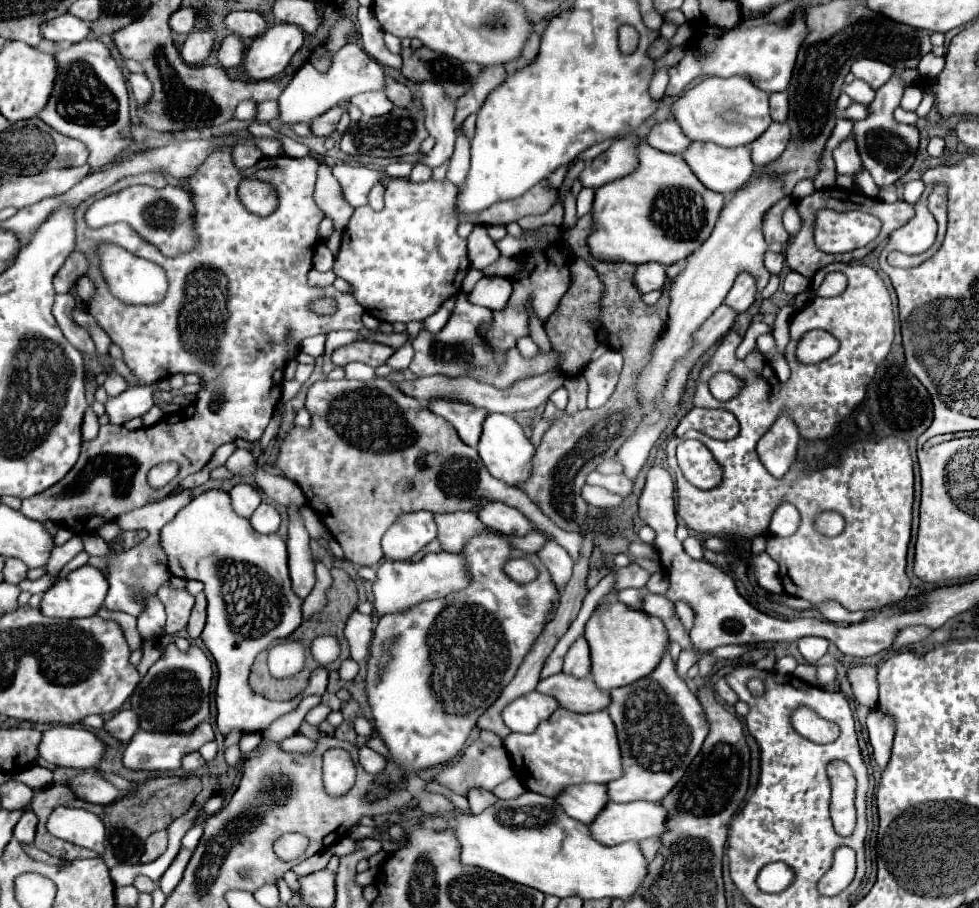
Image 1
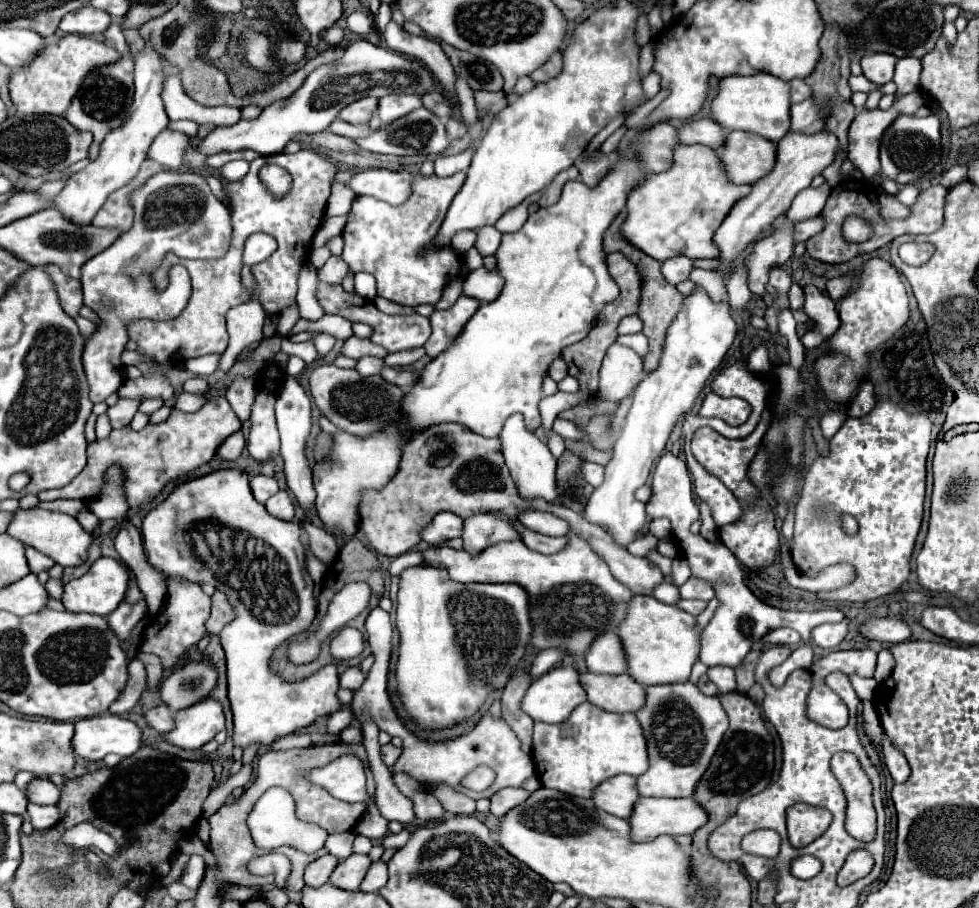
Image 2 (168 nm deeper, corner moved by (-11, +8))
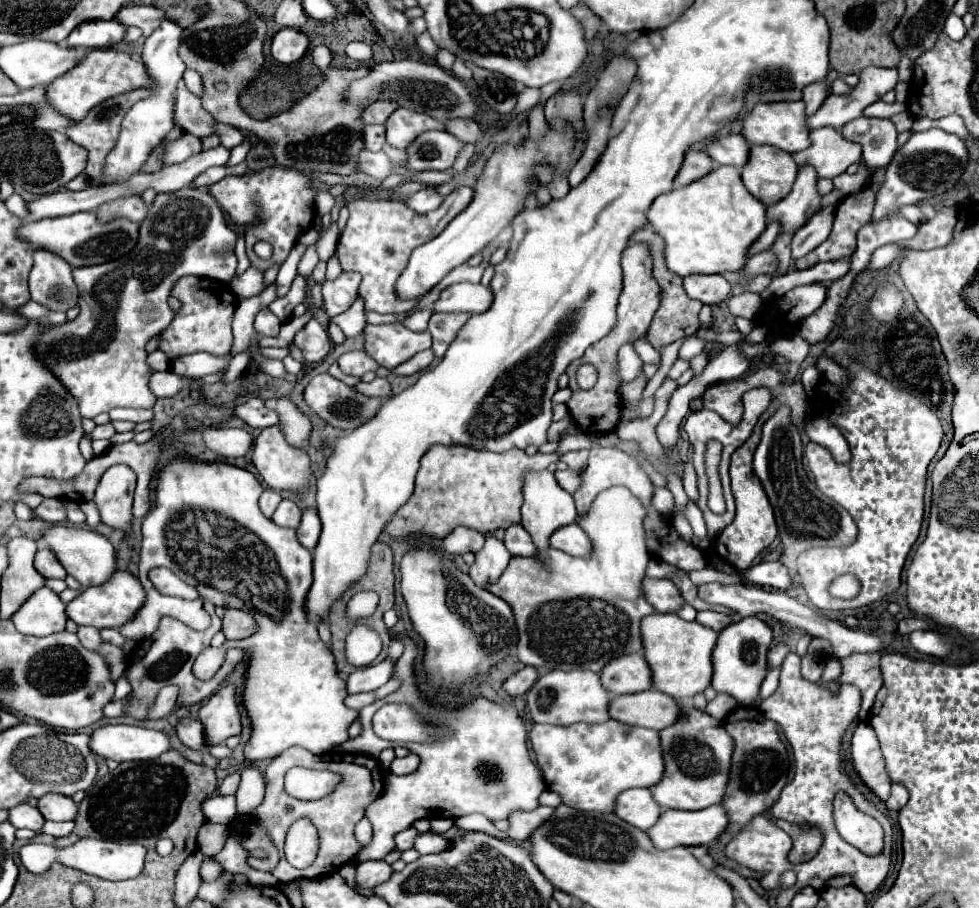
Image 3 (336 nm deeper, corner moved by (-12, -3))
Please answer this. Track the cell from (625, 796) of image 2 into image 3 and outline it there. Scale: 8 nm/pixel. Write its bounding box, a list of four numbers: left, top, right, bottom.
[615,789,663,831]

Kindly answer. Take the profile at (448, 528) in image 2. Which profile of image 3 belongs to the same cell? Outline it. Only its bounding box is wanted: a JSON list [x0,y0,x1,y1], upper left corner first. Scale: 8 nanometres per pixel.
[443,527,485,553]

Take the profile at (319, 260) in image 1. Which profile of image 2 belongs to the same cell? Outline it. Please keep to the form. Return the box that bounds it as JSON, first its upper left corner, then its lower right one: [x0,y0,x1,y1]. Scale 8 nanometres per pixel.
[318,256,348,284]

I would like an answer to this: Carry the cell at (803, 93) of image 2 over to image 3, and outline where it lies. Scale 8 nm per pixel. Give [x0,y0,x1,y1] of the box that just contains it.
[803,81,829,115]

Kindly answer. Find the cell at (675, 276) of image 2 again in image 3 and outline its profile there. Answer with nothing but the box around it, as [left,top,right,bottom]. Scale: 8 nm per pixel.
[683,275,731,305]

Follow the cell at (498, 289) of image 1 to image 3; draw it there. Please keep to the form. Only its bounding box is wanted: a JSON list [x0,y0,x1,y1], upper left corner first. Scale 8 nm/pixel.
[433,283,493,313]

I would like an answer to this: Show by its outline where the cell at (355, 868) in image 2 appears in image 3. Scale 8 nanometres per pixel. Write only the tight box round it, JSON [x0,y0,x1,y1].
[357,861,393,889]

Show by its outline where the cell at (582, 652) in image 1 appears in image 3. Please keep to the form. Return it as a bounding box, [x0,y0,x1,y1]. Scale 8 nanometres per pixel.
[601,653,653,695]

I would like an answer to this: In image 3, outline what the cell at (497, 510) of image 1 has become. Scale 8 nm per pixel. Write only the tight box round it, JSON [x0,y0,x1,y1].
[551,523,593,557]

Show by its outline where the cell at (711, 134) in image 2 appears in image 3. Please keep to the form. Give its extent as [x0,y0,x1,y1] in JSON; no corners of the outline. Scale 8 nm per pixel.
[707,135,751,167]

